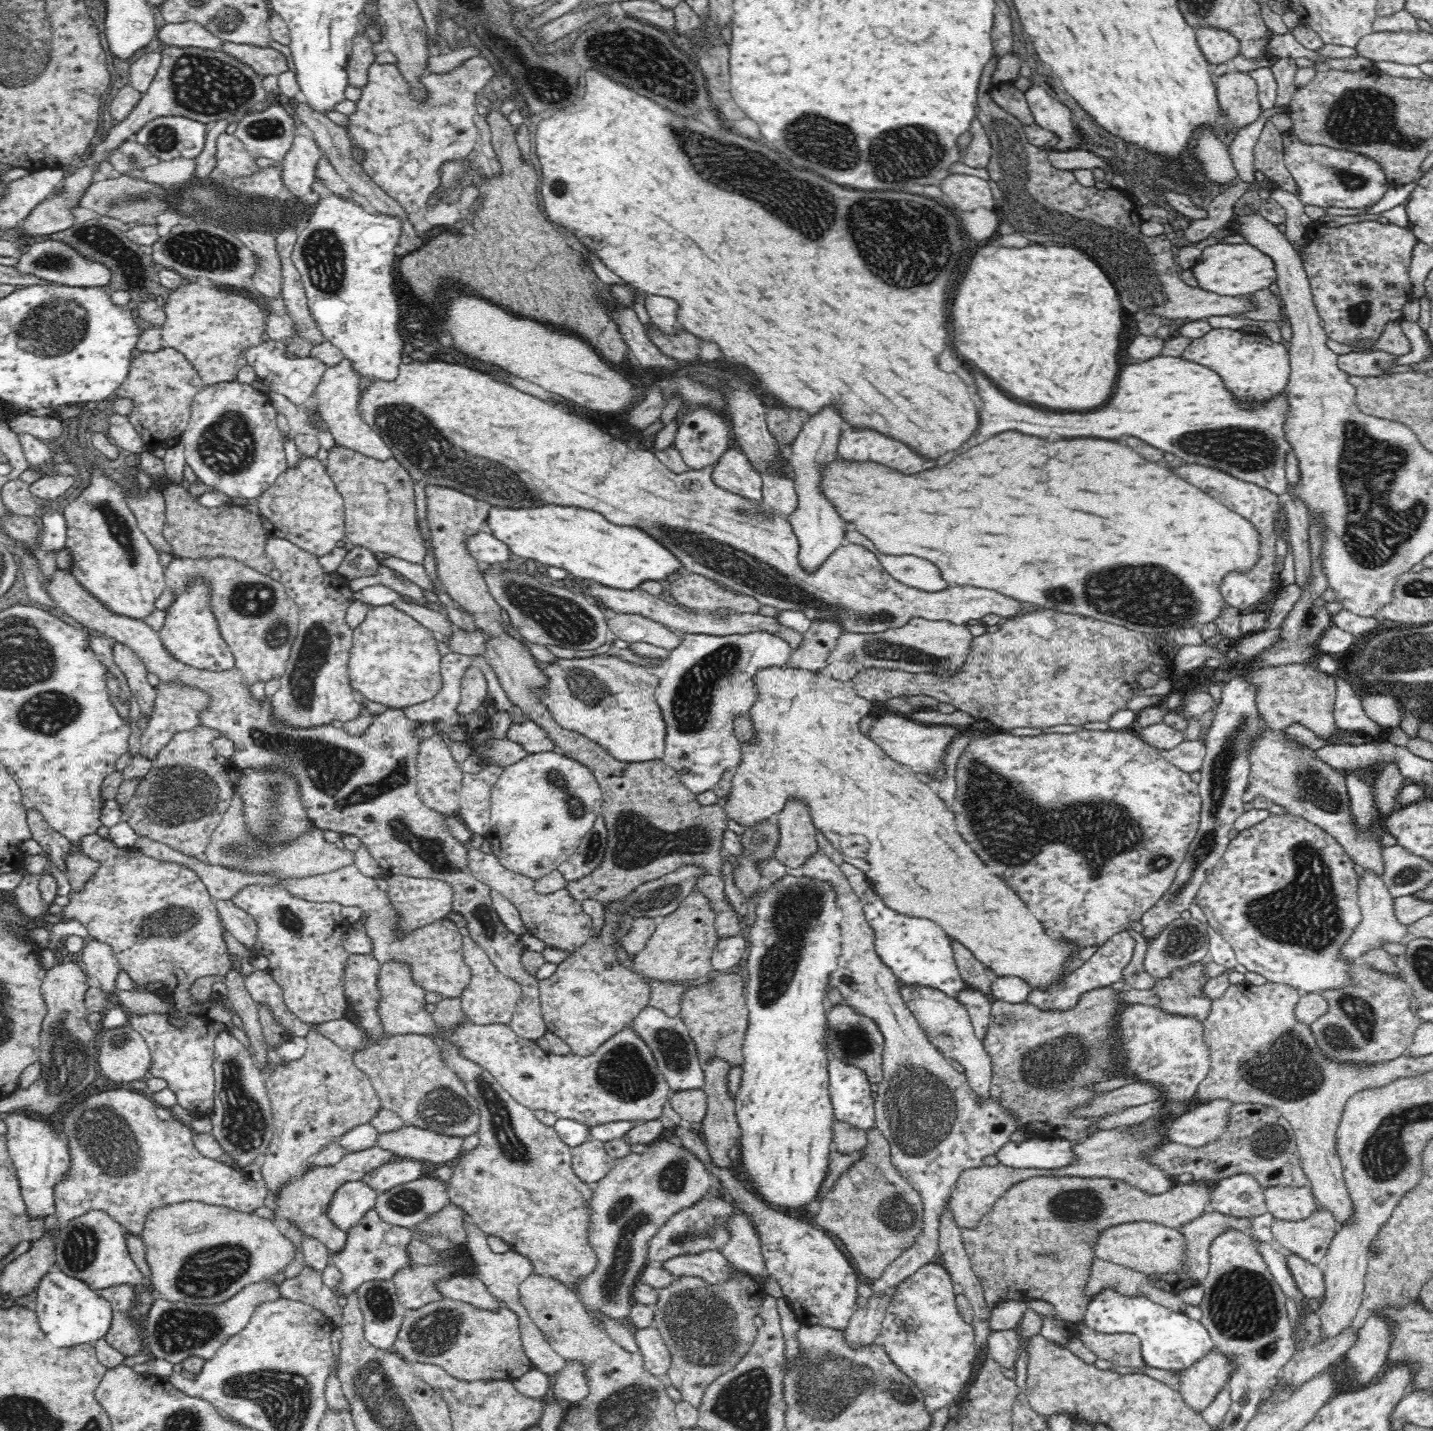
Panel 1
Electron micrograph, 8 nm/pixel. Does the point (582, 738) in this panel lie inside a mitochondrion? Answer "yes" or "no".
no

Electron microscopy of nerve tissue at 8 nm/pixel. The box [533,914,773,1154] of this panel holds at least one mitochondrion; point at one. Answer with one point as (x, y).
(624, 1071)

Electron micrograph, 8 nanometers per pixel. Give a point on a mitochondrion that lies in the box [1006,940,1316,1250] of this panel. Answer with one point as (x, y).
(1053, 1065)

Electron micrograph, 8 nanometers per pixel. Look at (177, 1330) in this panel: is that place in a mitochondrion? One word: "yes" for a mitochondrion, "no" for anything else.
yes

